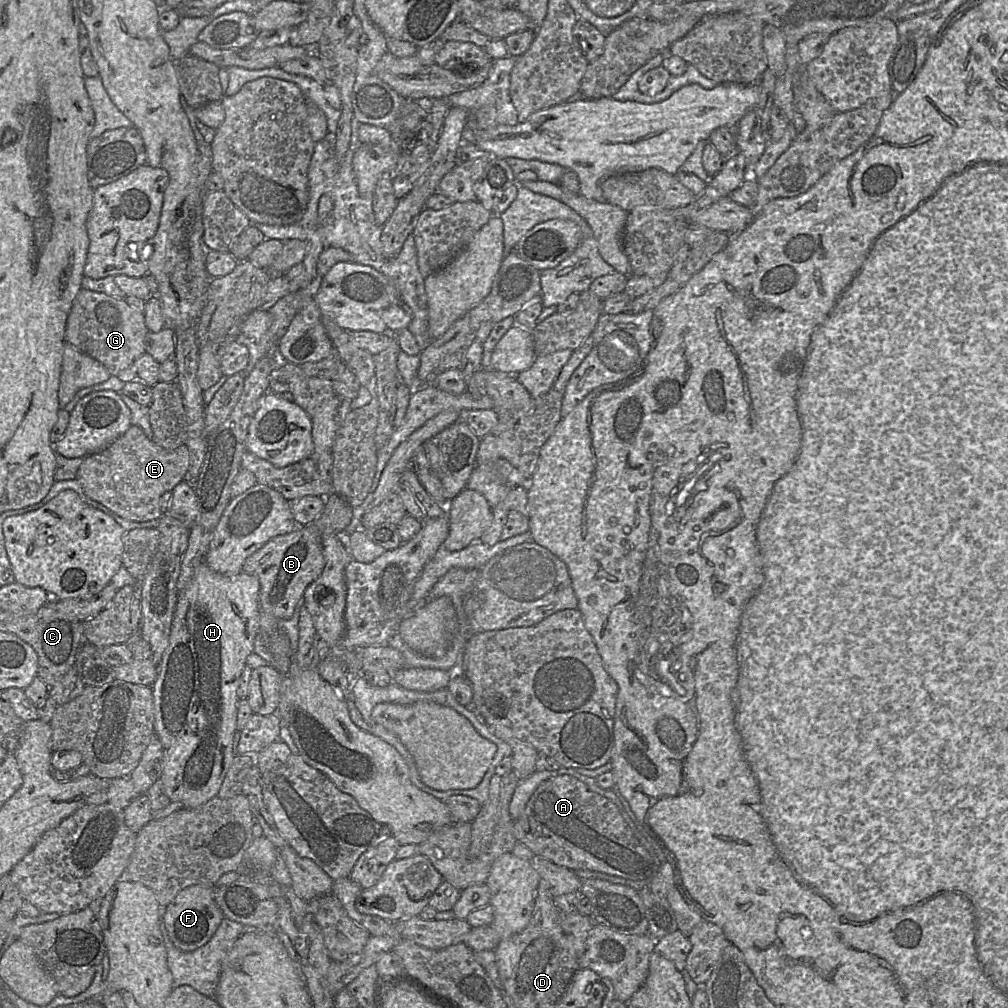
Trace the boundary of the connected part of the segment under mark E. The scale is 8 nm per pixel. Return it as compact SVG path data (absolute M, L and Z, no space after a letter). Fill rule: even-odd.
M132 425L122 436L100 452L86 456L78 468L76 480L90 499L106 506L120 517L145 522L163 515L159 499L182 481L187 481L189 451L186 445L175 450L158 446L139 426Z

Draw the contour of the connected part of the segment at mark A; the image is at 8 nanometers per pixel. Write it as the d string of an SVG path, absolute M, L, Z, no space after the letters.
M573 776L551 777L535 789L520 816L514 820L513 834L517 841L529 848L534 855L573 872L596 871L629 881L646 882L646 885L650 885L660 866L667 860L666 852L656 837L641 828L628 803L615 786L612 789L624 809L622 806L616 806L606 797L591 791Z

